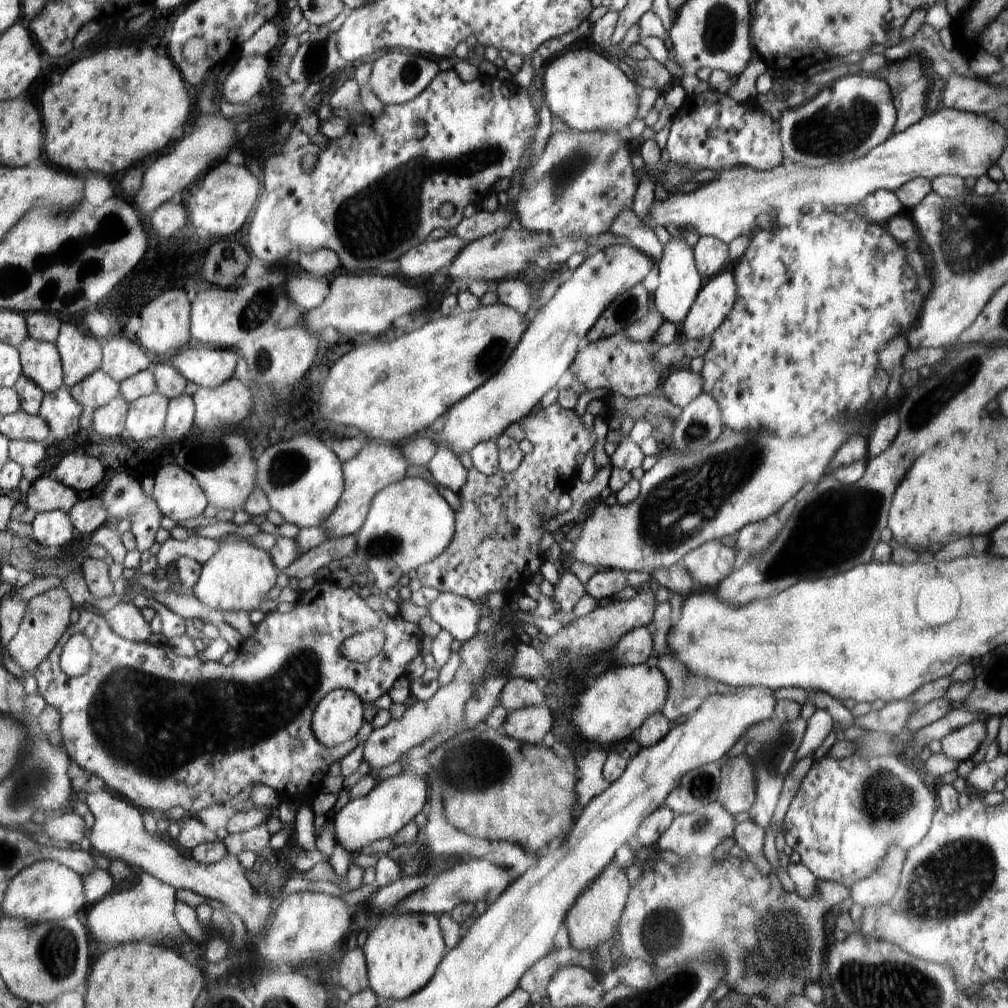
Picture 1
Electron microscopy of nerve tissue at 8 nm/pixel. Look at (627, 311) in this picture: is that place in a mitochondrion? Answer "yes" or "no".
yes

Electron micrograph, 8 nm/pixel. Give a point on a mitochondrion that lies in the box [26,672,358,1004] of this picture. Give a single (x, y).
(58, 950)

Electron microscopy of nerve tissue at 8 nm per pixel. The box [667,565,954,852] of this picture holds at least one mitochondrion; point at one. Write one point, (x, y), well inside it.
(885, 796)

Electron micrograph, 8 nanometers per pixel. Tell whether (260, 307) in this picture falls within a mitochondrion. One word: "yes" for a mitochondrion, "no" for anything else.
yes

